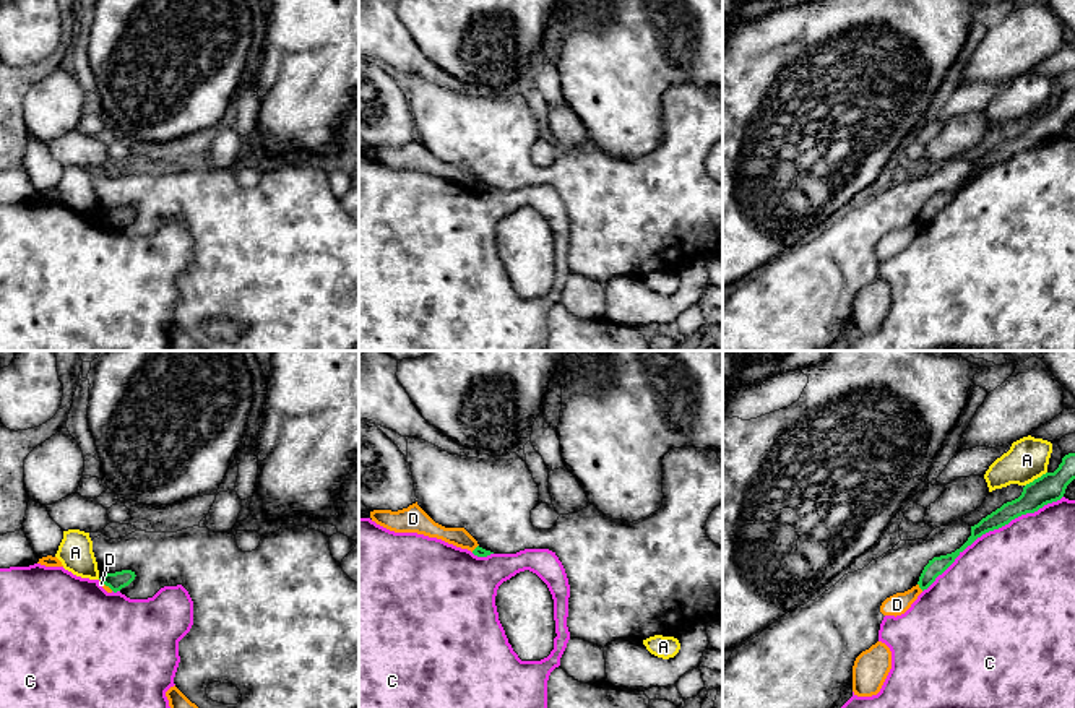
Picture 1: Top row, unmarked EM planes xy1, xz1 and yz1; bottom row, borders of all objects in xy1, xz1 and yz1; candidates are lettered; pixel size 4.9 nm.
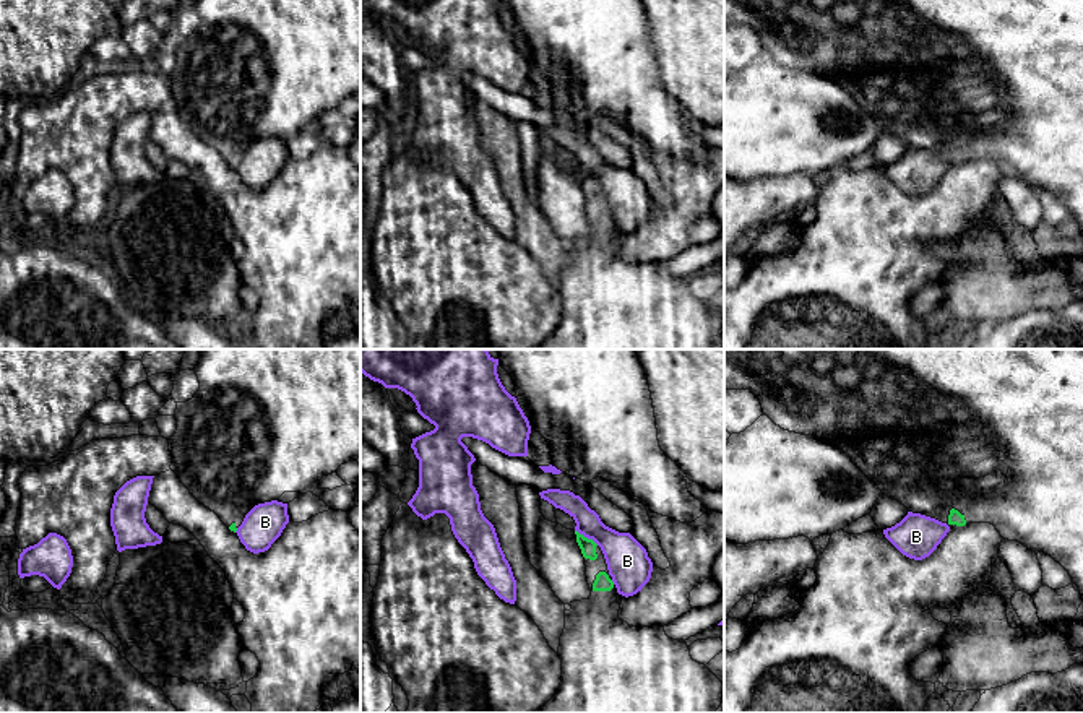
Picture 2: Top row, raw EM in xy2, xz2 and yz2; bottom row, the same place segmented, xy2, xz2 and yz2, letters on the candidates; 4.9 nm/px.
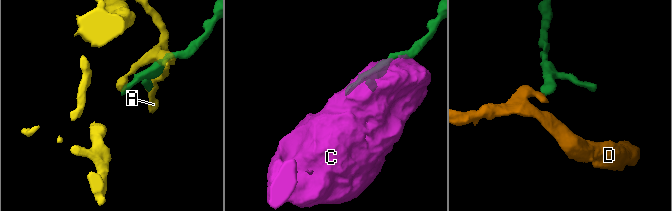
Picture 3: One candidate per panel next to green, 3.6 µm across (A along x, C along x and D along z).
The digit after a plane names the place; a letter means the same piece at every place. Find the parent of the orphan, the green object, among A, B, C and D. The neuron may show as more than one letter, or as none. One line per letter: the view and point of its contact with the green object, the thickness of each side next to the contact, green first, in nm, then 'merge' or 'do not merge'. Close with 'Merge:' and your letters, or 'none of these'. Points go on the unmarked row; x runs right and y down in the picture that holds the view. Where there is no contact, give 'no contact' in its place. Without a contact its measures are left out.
A: contact yz1 (1035, 116); calibres 150 and 200 nm; do not merge
B: contact xz2 (586, 174); calibres 80 and 220 nm; do not merge
C: contact yz1 (992, 166); calibres 120 and 500 nm; do not merge
D: contact yz1 (919, 223); calibres 90 and 110 nm; do not merge
Merge: none of these

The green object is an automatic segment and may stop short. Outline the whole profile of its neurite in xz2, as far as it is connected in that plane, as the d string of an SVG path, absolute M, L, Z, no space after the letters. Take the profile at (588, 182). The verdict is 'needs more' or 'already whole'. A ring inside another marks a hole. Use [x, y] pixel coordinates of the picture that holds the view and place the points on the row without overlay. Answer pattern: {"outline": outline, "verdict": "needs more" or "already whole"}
{"outline": "M575 167L586 201L588 236L570 239L560 273L562 318L555 331L534 349L716 349L724 320L705 302L692 296L684 276L666 271L664 261L633 263L619 255L617 224L609 211L601 184Z", "verdict": "needs more"}

